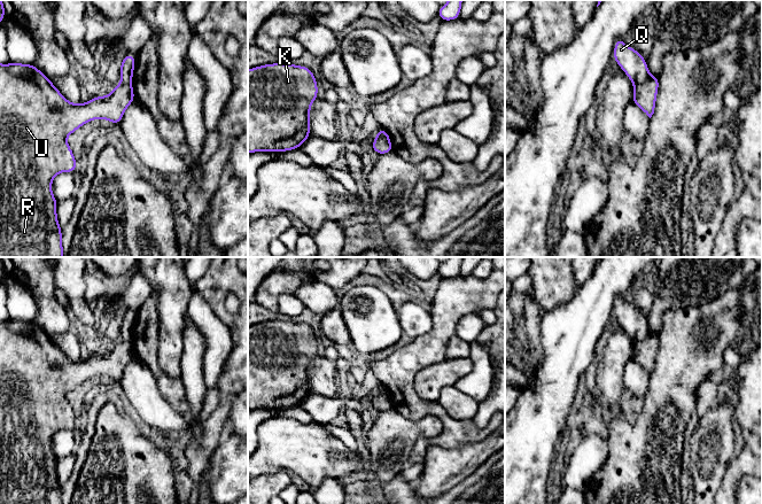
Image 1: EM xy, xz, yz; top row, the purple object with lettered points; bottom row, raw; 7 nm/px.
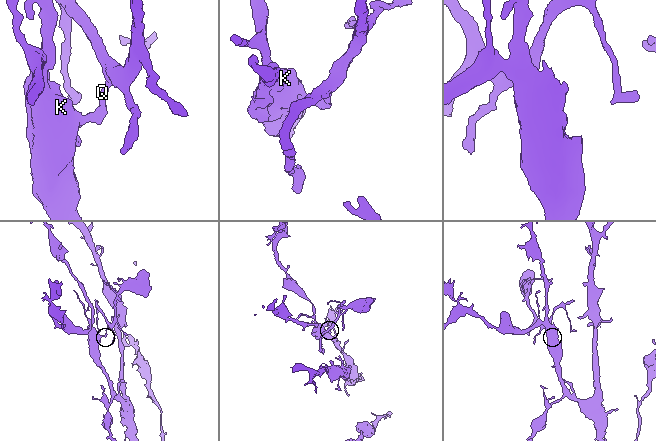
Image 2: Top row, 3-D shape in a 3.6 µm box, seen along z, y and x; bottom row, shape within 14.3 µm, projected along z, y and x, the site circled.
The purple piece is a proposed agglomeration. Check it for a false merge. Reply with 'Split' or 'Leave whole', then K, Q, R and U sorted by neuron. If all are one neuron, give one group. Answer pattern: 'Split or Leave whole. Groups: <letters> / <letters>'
Split. Groups: K R U / Q

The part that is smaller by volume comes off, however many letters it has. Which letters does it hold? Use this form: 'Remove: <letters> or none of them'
Remove: Q

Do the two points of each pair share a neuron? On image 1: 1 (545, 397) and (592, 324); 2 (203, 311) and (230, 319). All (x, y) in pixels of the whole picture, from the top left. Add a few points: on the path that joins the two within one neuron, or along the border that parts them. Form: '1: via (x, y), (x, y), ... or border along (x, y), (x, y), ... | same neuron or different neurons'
1: via (556, 379), (568, 348), (574, 342) | same neuron
2: border along (199, 293), (214, 313), (228, 328), (231, 336) | different neurons

